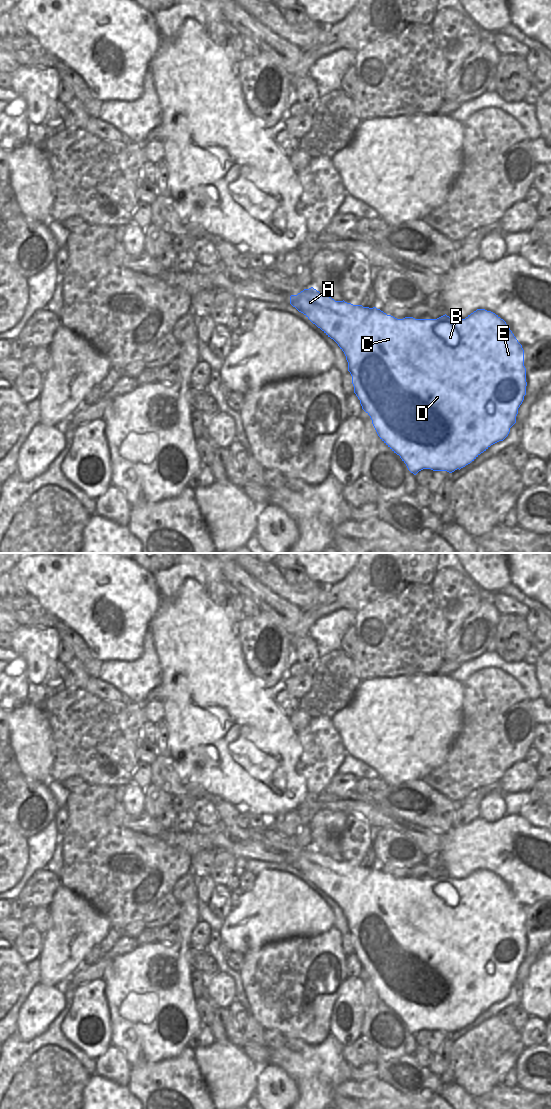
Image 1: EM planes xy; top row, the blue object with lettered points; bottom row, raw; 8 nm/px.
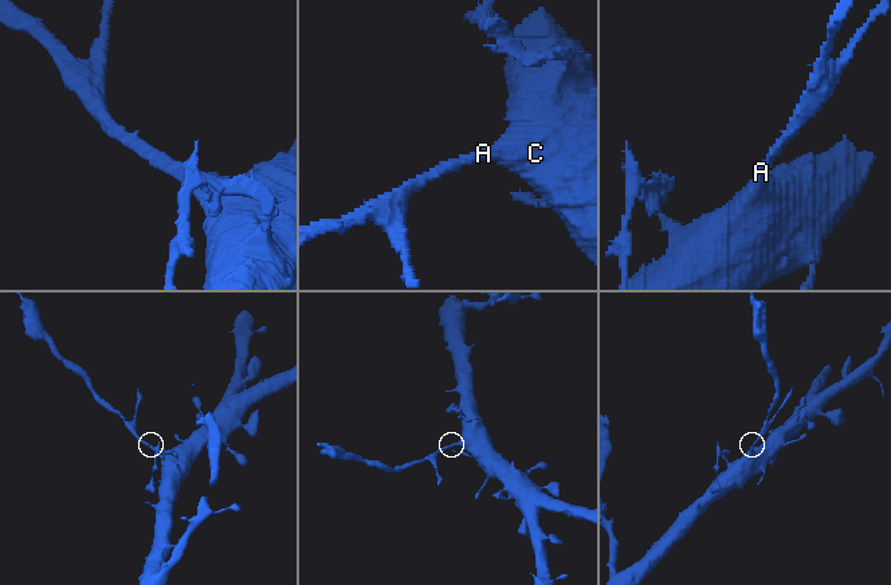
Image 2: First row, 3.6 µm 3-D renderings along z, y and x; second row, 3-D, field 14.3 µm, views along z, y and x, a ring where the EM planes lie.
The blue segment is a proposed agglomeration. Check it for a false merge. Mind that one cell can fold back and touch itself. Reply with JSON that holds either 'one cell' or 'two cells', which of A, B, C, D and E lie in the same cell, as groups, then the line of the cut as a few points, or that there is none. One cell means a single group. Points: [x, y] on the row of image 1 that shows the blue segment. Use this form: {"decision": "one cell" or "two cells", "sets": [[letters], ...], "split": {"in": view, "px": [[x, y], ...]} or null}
{"decision": "two cells", "sets": [["A"], ["B", "C", "D", "E"]], "split": {"in": "xy", "px": [[338, 301], [325, 315], [327, 319], [322, 320], [316, 325]]}}

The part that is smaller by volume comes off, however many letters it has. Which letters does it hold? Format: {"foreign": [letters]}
{"foreign": ["A"]}

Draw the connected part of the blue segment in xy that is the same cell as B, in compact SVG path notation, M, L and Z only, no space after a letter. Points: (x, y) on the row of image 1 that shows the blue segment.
M343 300L338 301L337 305L333 305L332 310L325 316L328 320L321 321L317 327L333 339L344 352L348 362L348 371L352 376L354 393L360 400L362 409L370 416L380 439L400 456L408 470L414 475L423 469L449 473L457 469L460 470L474 461L491 445L503 441L508 436L510 428L516 423L518 408L524 400L527 386L524 350L506 322L495 313L485 309L477 309L465 319L453 319L446 314L437 319L415 319L413 317L397 319L376 307L353 305Z

